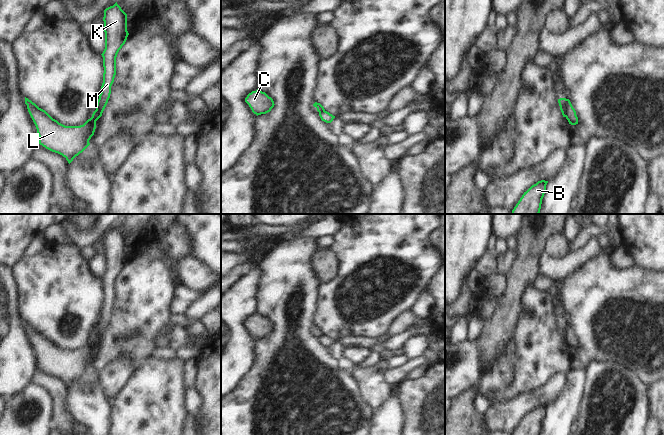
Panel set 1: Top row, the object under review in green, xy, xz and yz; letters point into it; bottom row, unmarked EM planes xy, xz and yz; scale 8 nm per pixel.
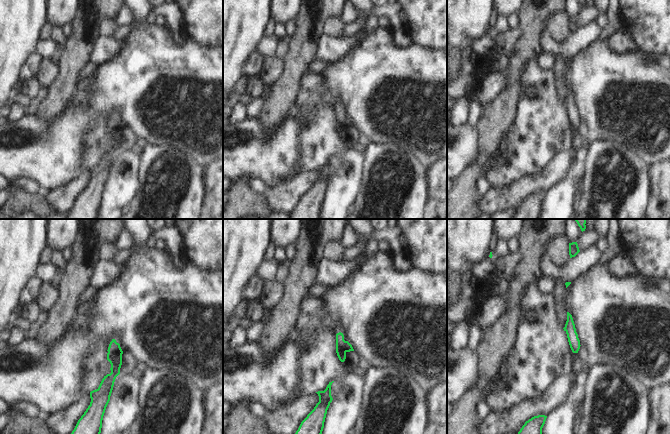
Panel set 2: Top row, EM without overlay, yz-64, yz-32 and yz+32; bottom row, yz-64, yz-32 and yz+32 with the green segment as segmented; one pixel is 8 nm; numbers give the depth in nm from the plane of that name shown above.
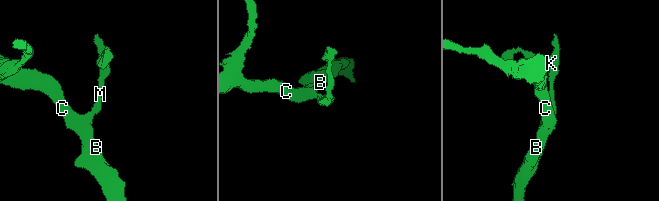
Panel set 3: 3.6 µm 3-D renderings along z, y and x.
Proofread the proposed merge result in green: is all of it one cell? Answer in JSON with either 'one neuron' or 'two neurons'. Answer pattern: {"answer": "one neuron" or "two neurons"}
{"answer": "two neurons"}

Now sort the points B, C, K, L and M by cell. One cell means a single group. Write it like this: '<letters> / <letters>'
B C L / K M

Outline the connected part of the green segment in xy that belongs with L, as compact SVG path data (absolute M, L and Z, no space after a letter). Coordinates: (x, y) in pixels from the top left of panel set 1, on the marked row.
M26 97L25 104L27 105L28 112L36 126L39 136L39 144L52 152L62 155L66 158L69 164L76 156L82 153L90 145L89 140L94 135L96 129L97 105L92 117L83 125L65 126L53 119L45 110L39 108L35 103Z

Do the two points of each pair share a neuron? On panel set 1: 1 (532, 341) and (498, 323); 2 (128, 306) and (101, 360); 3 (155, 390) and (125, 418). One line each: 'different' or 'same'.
1: different
2: same
3: same

